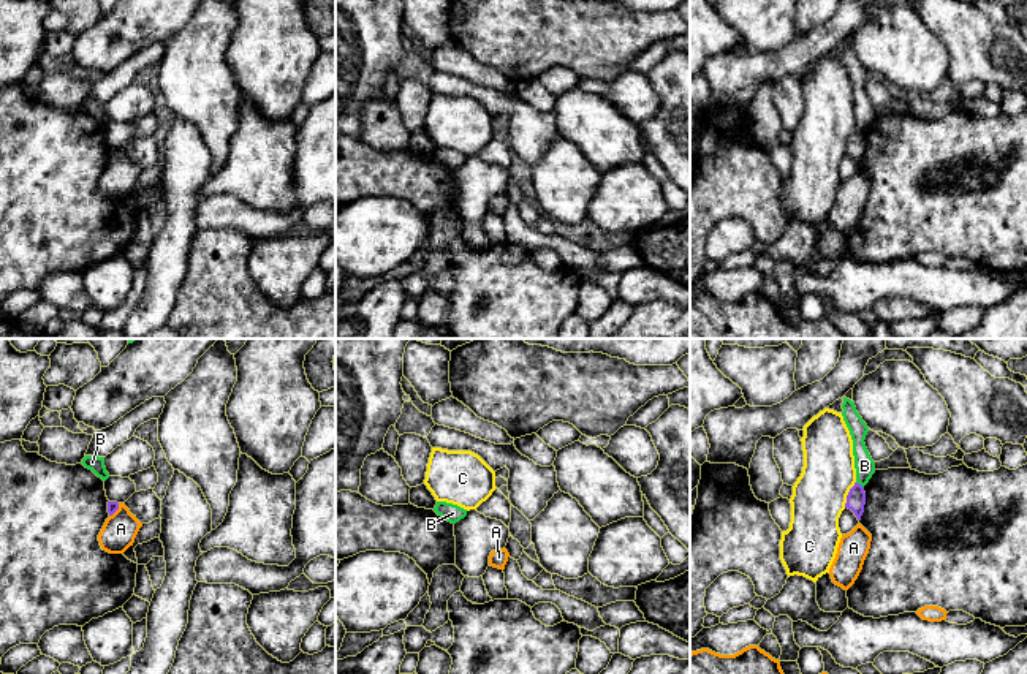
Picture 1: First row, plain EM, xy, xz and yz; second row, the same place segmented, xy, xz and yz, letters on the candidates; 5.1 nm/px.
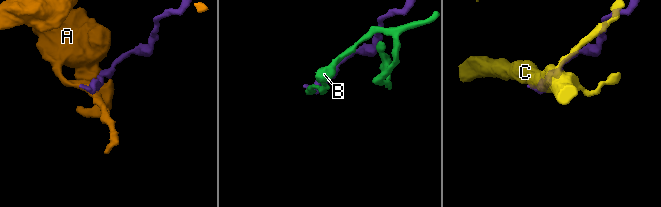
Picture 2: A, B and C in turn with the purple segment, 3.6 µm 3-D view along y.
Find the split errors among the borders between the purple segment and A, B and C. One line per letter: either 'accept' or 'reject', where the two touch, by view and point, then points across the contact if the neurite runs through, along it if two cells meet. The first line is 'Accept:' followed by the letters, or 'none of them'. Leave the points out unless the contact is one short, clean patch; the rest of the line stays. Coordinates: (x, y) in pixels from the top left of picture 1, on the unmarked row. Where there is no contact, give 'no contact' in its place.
Accept: none of them
A: reject | xy (116, 155)
B: reject | yz (860, 130) | along yz (856, 127), (863, 133)
C: reject | yz (848, 140) | along yz (855, 127), (844, 152)

